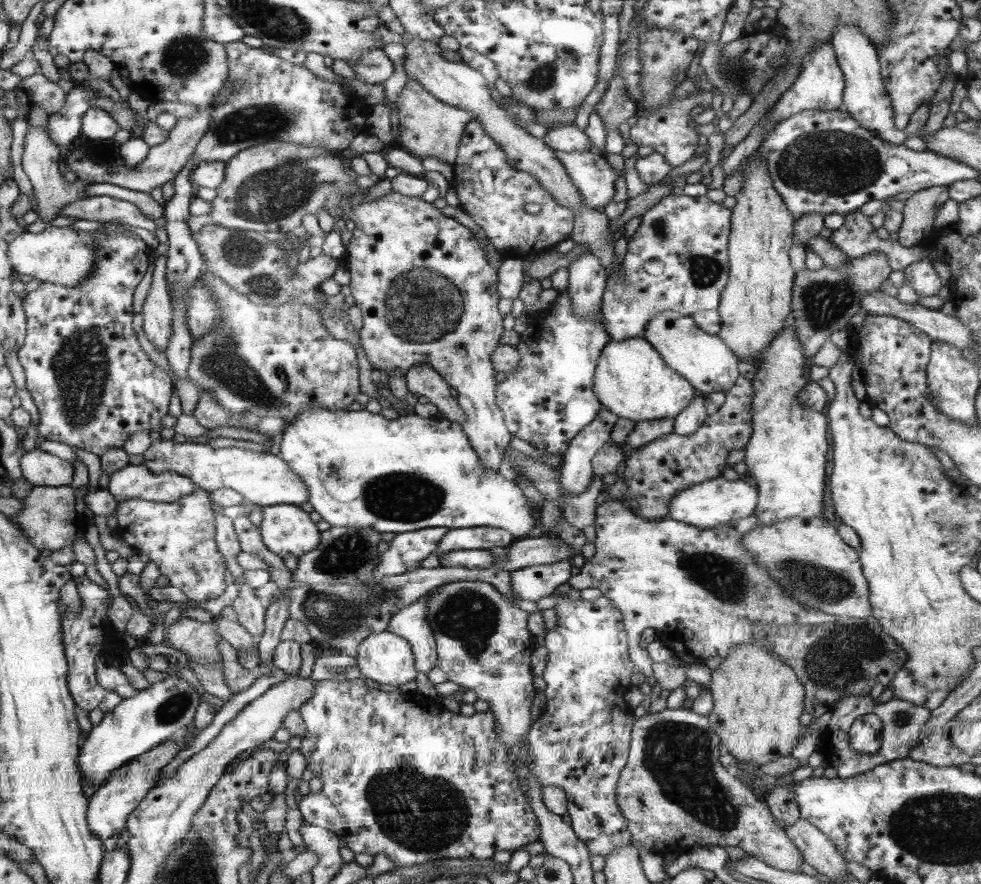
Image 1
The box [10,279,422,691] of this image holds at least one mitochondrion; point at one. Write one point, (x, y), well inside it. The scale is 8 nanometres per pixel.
(80, 367)

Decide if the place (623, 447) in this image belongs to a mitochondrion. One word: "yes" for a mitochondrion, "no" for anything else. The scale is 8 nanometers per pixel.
no

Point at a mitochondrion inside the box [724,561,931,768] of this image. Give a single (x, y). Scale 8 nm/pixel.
(833, 662)

